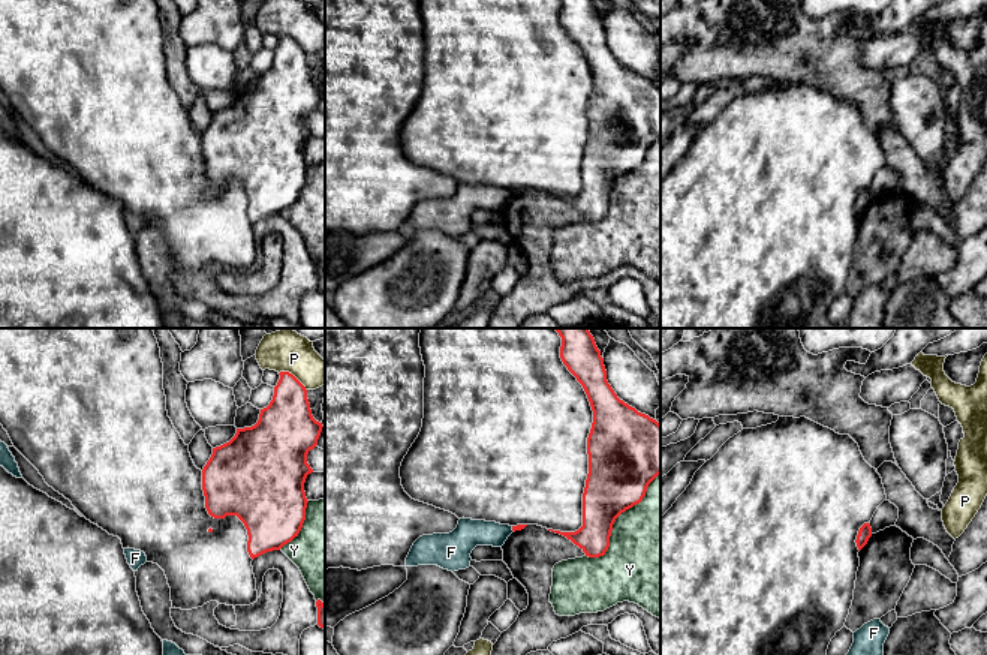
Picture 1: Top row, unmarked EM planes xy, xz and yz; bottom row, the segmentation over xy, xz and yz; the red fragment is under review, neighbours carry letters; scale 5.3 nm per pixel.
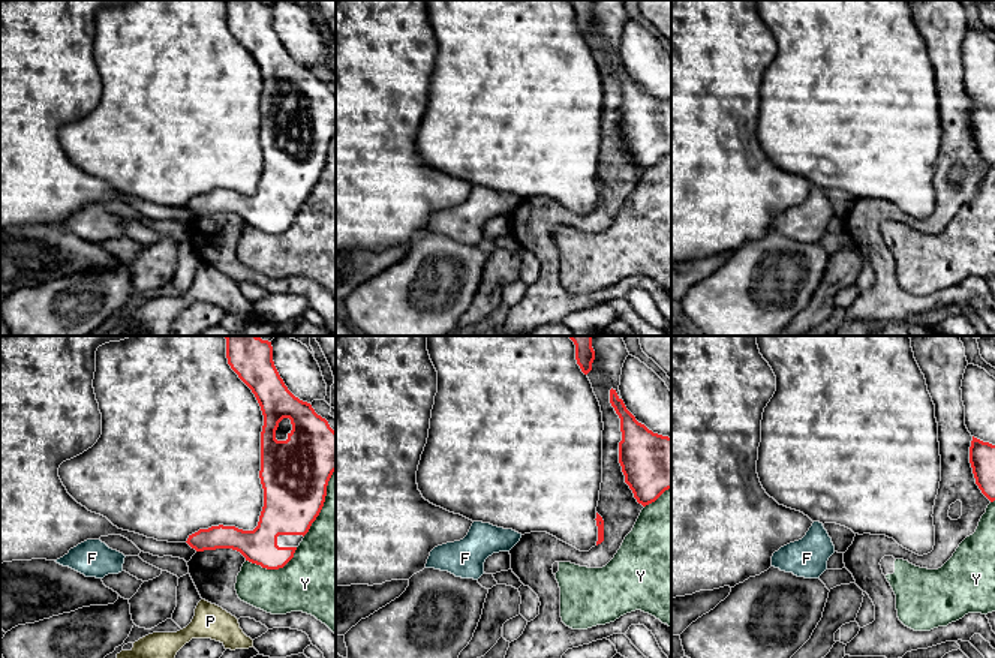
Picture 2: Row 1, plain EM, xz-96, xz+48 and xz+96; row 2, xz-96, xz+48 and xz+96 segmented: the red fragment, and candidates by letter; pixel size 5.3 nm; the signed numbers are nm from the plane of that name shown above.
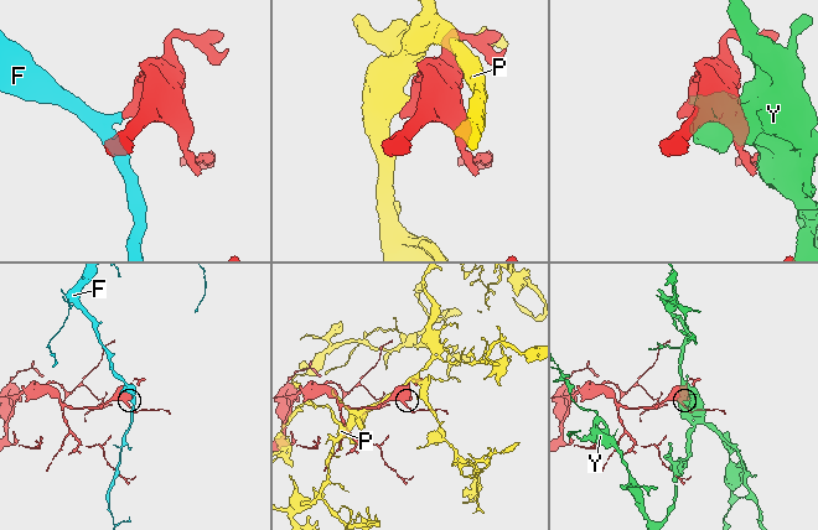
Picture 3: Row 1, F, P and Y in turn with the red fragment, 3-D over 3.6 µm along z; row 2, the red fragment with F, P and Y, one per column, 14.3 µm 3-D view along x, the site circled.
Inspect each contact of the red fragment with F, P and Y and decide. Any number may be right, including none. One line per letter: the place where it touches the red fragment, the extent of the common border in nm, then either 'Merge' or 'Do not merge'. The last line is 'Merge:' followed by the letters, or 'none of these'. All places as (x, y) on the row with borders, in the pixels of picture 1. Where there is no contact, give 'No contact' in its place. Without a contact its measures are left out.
F: Touches red at xz (512, 529). Shared border 40 nm. Do not merge
P: Touches red at xy (294, 376). Shared border 180 nm. Do not merge
Y: Touches red at xz (616, 517). Shared border 600 nm. Do not merge
Merge: none of these

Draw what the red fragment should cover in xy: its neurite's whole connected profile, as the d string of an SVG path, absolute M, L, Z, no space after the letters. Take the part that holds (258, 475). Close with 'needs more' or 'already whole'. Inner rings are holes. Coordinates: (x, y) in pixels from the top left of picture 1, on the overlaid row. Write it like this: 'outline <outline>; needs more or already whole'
outline M280 372L270 405L252 427L213 448L202 469L205 508L214 519L237 516L246 526L252 559L298 537L306 520L307 454L322 423L312 415L306 387Z; already whole

